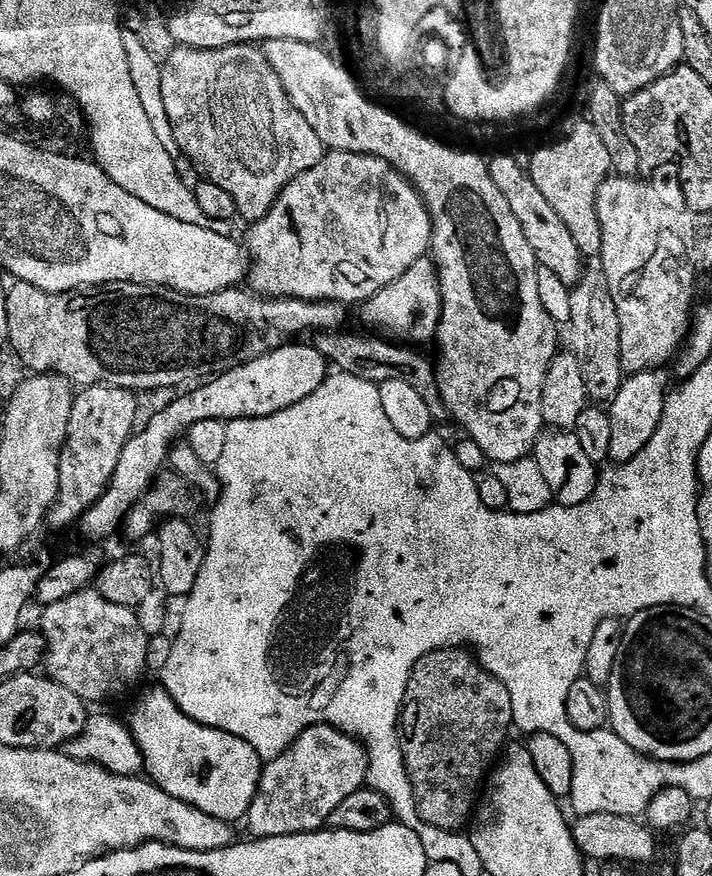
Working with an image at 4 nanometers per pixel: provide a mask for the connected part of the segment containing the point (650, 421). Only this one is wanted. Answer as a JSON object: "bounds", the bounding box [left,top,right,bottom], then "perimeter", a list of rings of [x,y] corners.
{"bounds":[606,370,670,464],"perimeter":[[[653,370],[650,372],[631,373],[621,384],[618,394],[607,405],[606,411],[610,418],[611,441],[608,460],[612,464],[625,464],[634,458],[654,438],[654,430],[662,422],[664,402],[668,398],[670,383],[667,371]]]}

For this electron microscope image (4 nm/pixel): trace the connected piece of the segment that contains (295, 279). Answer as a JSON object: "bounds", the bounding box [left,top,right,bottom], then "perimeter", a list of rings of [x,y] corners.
{"bounds":[246,151,432,306],"perimeter":[[[329,151],[318,162],[318,166],[312,166],[298,178],[294,178],[282,190],[282,194],[274,202],[274,206],[266,214],[266,218],[255,221],[248,232],[248,244],[246,240],[246,255],[250,261],[246,284],[257,296],[267,296],[273,300],[329,300],[335,304],[345,306],[363,305],[378,290],[390,286],[394,278],[402,278],[414,262],[425,259],[429,255],[432,247],[432,219],[428,213],[428,207],[420,196],[419,190],[401,174],[390,162],[386,162],[377,156],[367,156],[366,154],[354,154],[353,152]]]}

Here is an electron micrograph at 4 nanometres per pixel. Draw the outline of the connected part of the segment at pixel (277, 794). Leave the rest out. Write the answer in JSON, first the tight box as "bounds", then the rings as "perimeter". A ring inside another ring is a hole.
{"bounds":[246,724,368,840],"perimeter":[[[328,724],[310,726],[278,758],[263,765],[246,825],[258,840],[321,831],[336,807],[365,787],[367,778],[368,752],[359,740]]]}

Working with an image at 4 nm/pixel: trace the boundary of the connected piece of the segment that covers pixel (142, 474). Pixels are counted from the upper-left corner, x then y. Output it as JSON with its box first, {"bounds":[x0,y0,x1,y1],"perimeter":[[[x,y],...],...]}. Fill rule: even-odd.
{"bounds":[78,342,330,540],"perimeter":[[[293,342],[284,344],[270,354],[262,354],[262,358],[254,358],[254,362],[240,364],[229,372],[213,375],[207,382],[197,383],[193,392],[170,401],[161,412],[156,412],[149,418],[144,429],[141,427],[128,439],[108,488],[78,521],[81,534],[88,540],[104,540],[118,532],[128,516],[128,511],[138,501],[143,500],[153,480],[165,467],[168,449],[193,425],[207,420],[227,422],[278,414],[302,402],[302,398],[310,398],[310,394],[314,394],[314,390],[318,390],[318,386],[322,386],[322,382],[329,375],[330,363],[322,353],[312,348],[311,343]]]}

